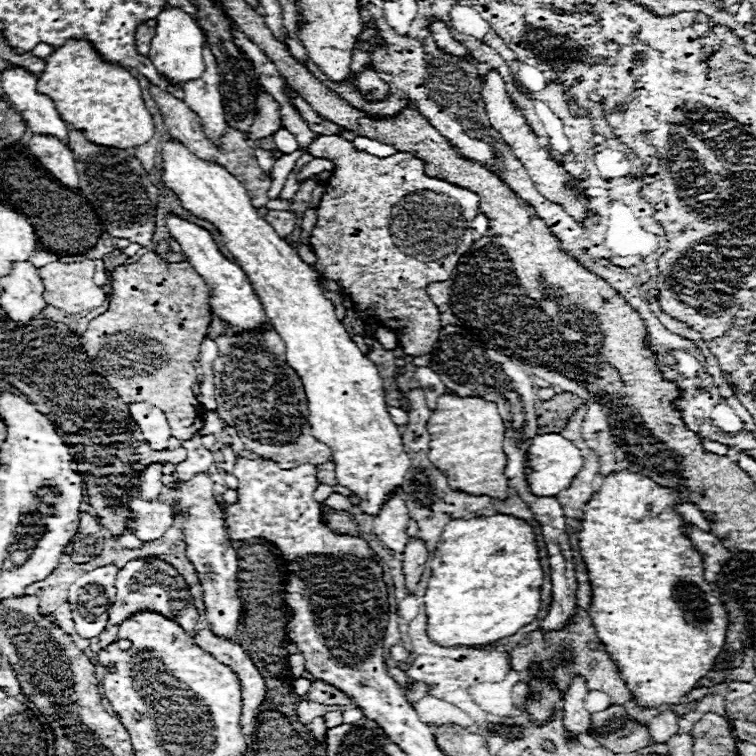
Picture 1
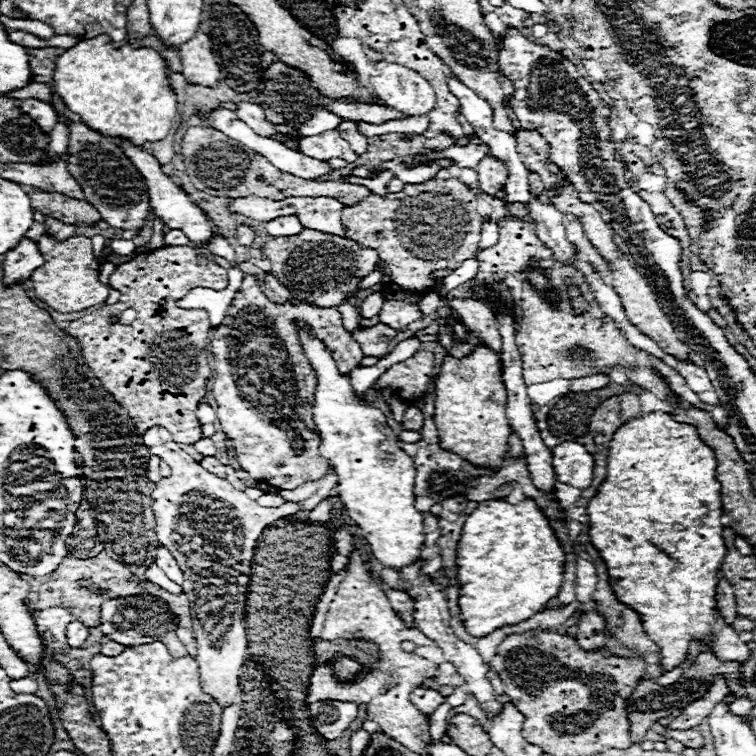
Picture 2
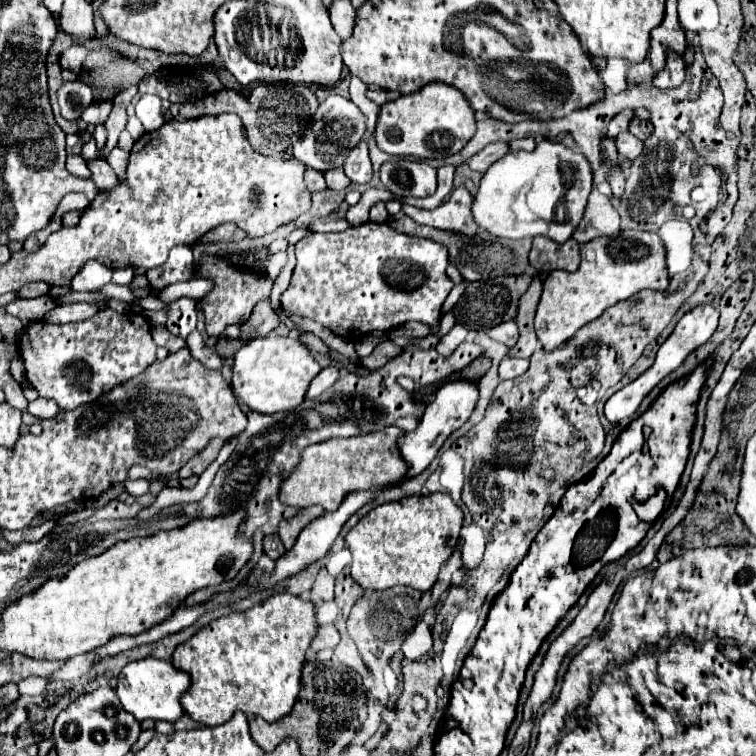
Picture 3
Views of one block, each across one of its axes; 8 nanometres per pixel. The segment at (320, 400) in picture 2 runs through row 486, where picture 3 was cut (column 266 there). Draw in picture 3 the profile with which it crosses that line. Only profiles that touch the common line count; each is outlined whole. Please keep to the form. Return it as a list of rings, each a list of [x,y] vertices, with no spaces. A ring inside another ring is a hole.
[[[264,336],[250,340],[234,354],[230,384],[234,396],[244,408],[262,414],[274,414],[300,406],[308,384],[320,374],[320,370],[320,364],[300,340],[290,336]]]

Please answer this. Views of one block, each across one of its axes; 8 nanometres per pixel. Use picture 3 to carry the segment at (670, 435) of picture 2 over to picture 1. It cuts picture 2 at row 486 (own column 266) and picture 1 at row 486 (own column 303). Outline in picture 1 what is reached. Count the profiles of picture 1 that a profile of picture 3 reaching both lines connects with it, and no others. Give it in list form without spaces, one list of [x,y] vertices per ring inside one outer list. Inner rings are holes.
[[[620,470],[616,474],[608,474],[602,482],[602,486],[598,488],[598,492],[586,502],[584,506],[584,518],[582,518],[582,530],[578,532],[578,540],[580,540],[580,552],[584,558],[584,564],[588,568],[588,578],[592,584],[592,604],[590,604],[590,616],[594,622],[594,628],[598,632],[598,638],[604,640],[604,648],[610,652],[612,660],[618,664],[624,682],[628,684],[628,688],[632,690],[634,698],[642,704],[642,706],[662,706],[662,704],[678,704],[682,696],[686,696],[688,692],[692,692],[692,688],[698,684],[698,680],[702,676],[706,676],[712,666],[714,660],[718,658],[718,654],[722,652],[724,646],[724,634],[728,630],[728,612],[724,610],[724,606],[718,602],[712,584],[708,584],[704,580],[704,564],[702,564],[702,556],[700,552],[694,548],[694,544],[688,540],[686,528],[690,526],[690,522],[686,522],[684,518],[680,518],[674,510],[674,506],[680,502],[680,494],[674,488],[666,488],[656,484],[654,480],[650,480],[648,476],[642,476],[638,472],[632,470]]]

